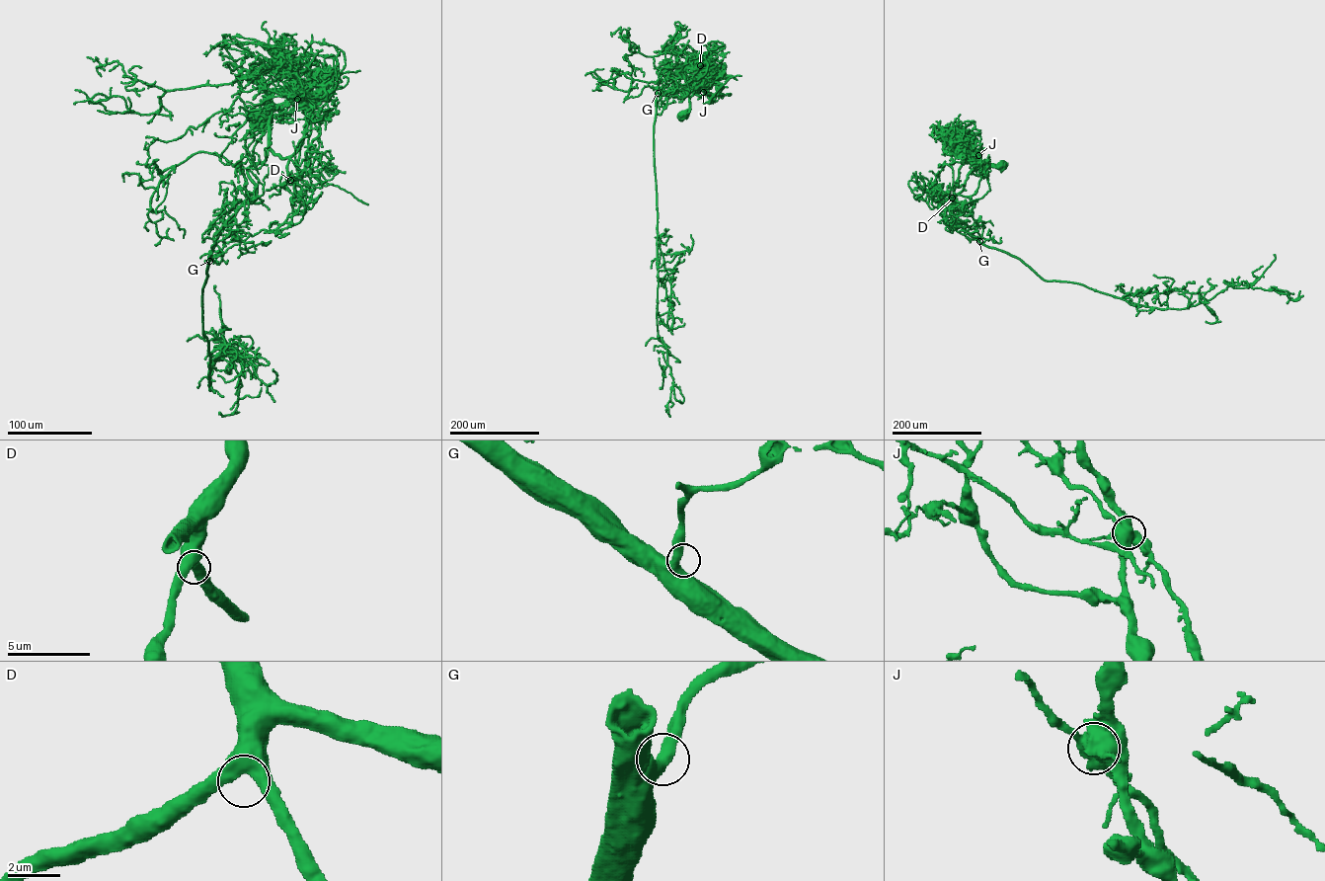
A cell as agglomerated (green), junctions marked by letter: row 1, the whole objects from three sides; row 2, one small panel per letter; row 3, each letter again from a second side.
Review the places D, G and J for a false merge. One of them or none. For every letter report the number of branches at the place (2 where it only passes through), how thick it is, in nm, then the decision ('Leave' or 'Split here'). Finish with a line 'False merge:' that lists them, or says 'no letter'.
D: Branches: 2. Thickness 600 nm. Leave
G: Branches: 2. Thickness 500 nm. Leave
J: Branches: 3. Thickness 650 nm. Split here
False merge: J

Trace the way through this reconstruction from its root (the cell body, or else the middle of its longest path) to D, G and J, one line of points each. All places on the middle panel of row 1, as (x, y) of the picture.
D: (683, 114), (690, 107), (688, 79), (700, 65)
G: (683, 114), (689, 108), (690, 102), (688, 79), (677, 72), (681, 67), (672, 67), (662, 74), (658, 93)
J: (683, 114), (690, 107), (690, 87), (706, 81), (703, 92)

